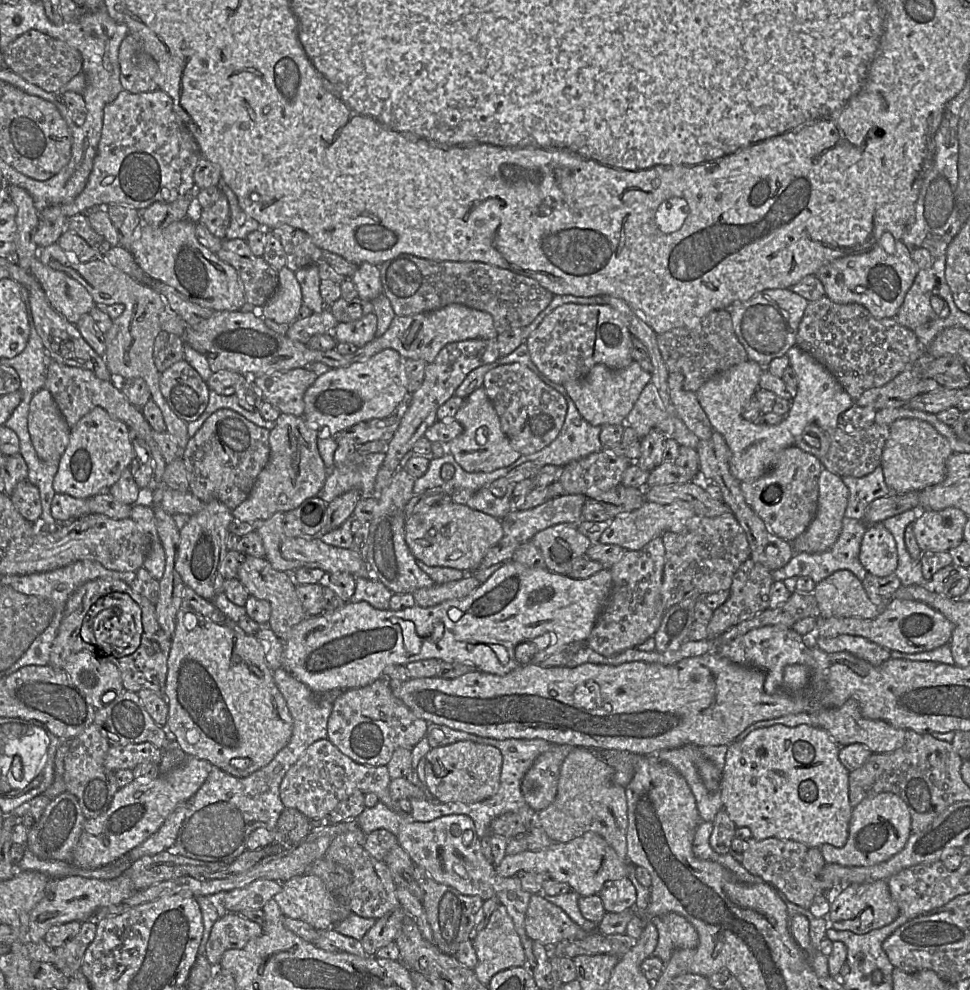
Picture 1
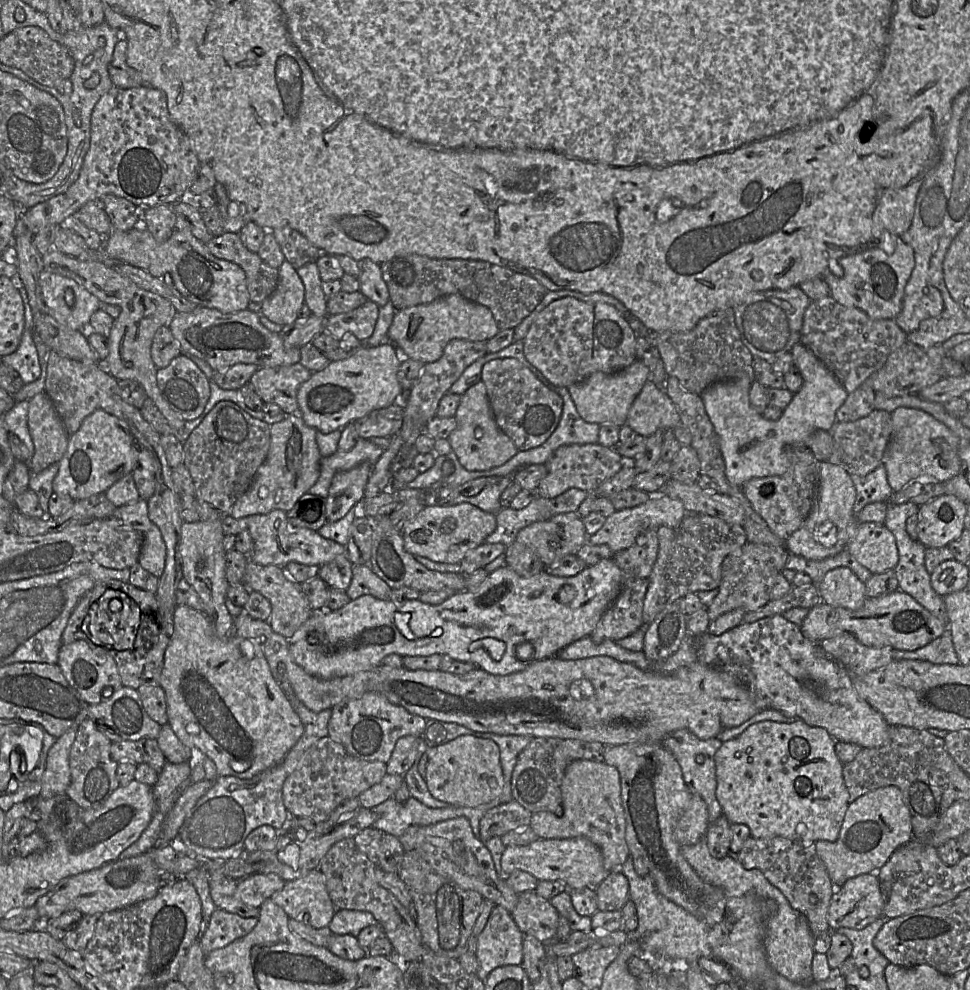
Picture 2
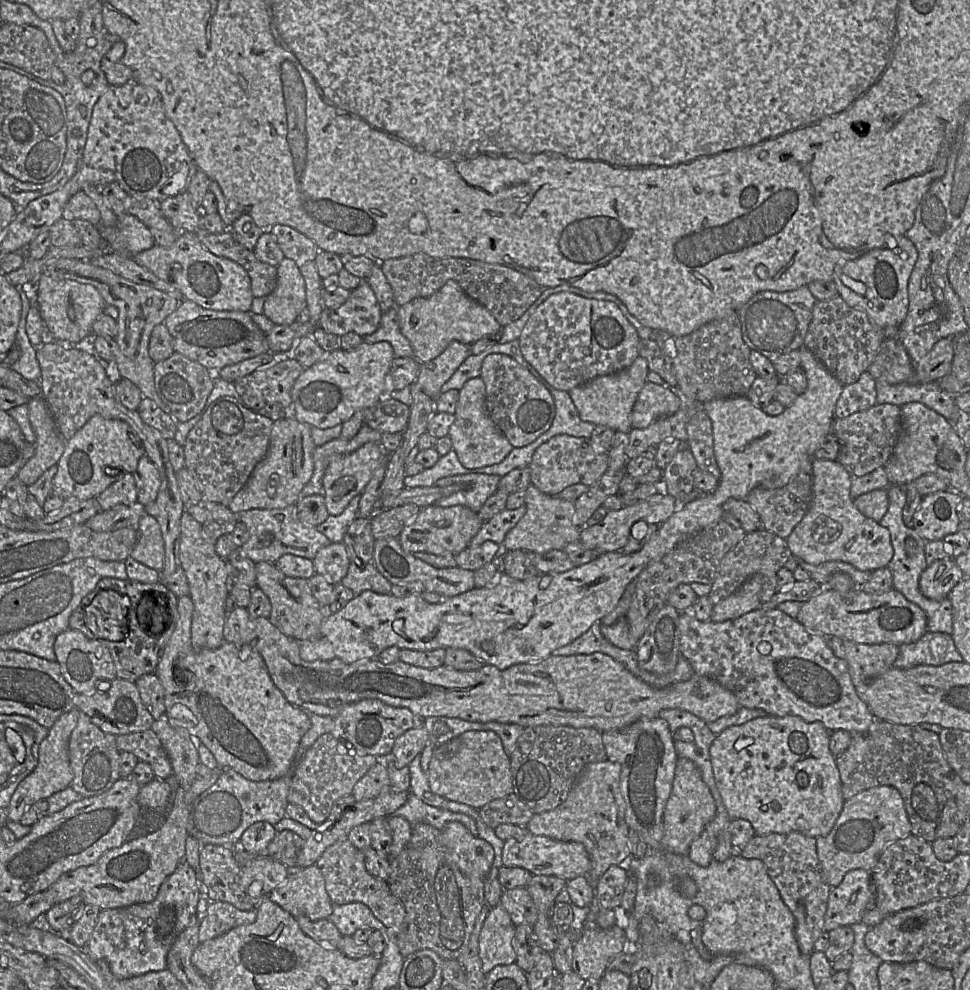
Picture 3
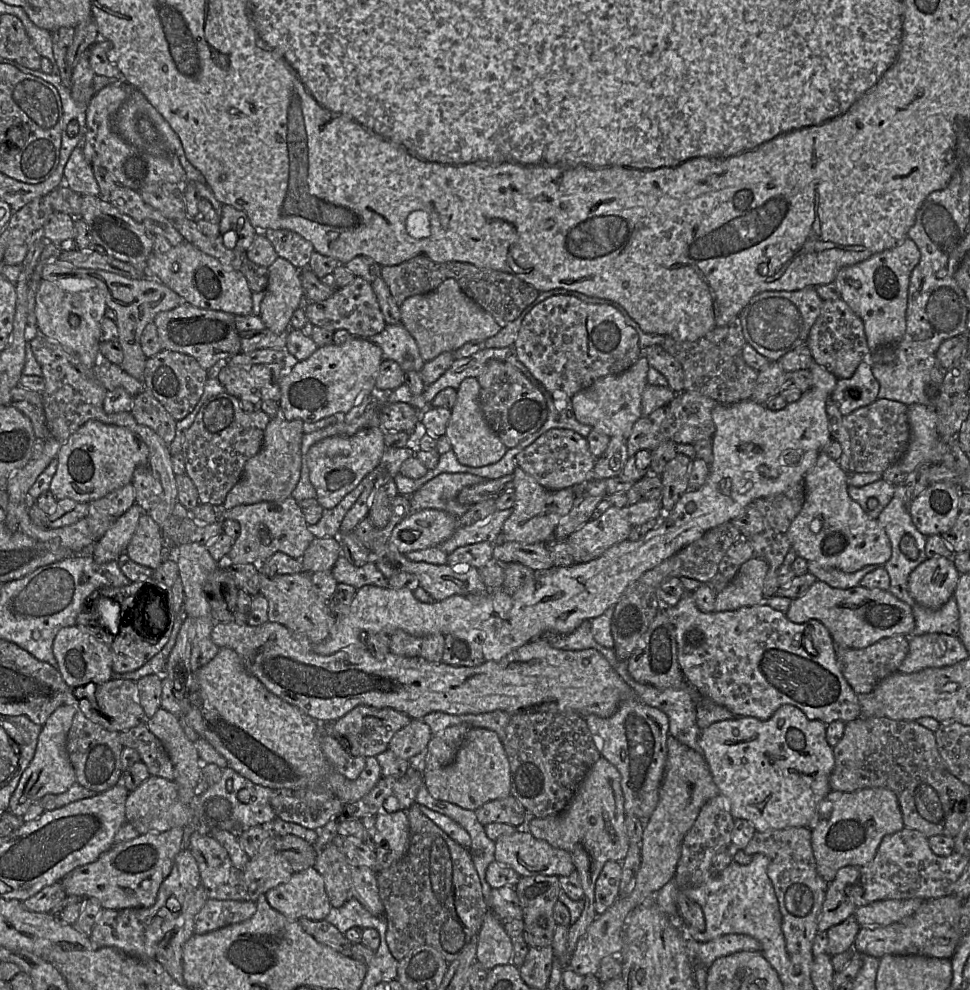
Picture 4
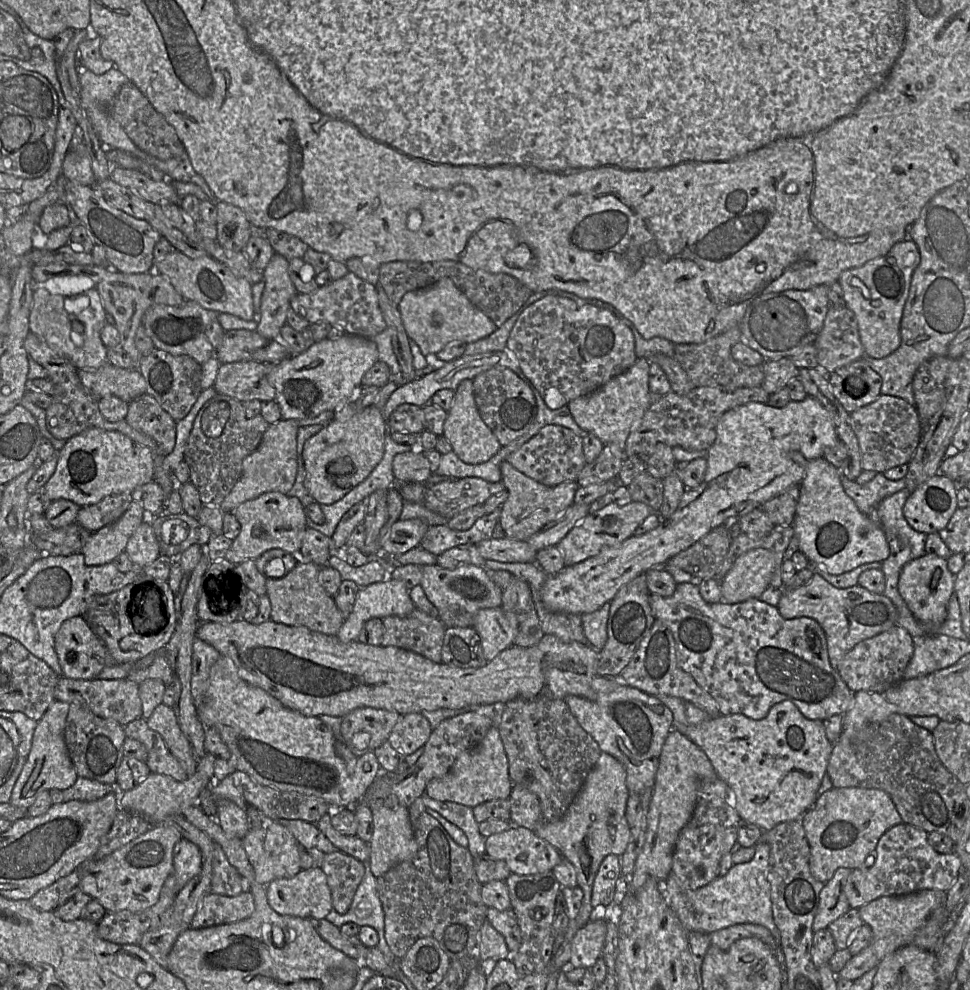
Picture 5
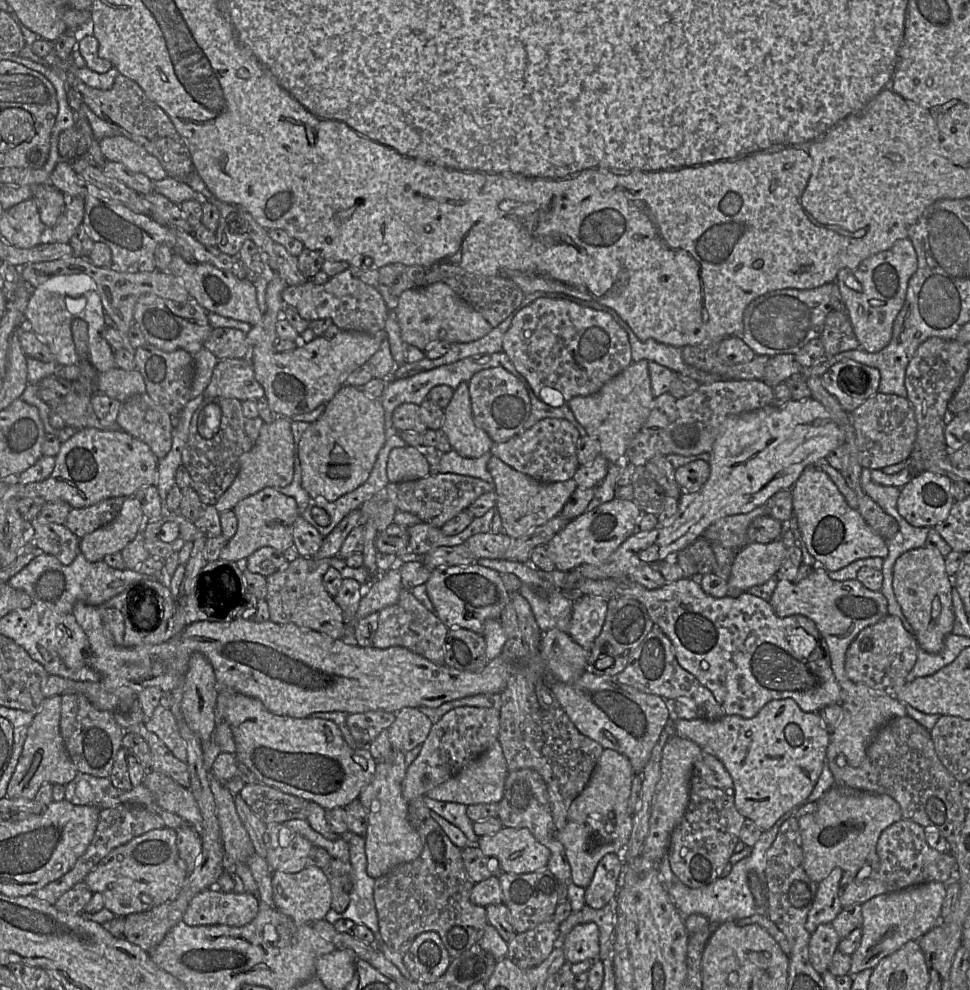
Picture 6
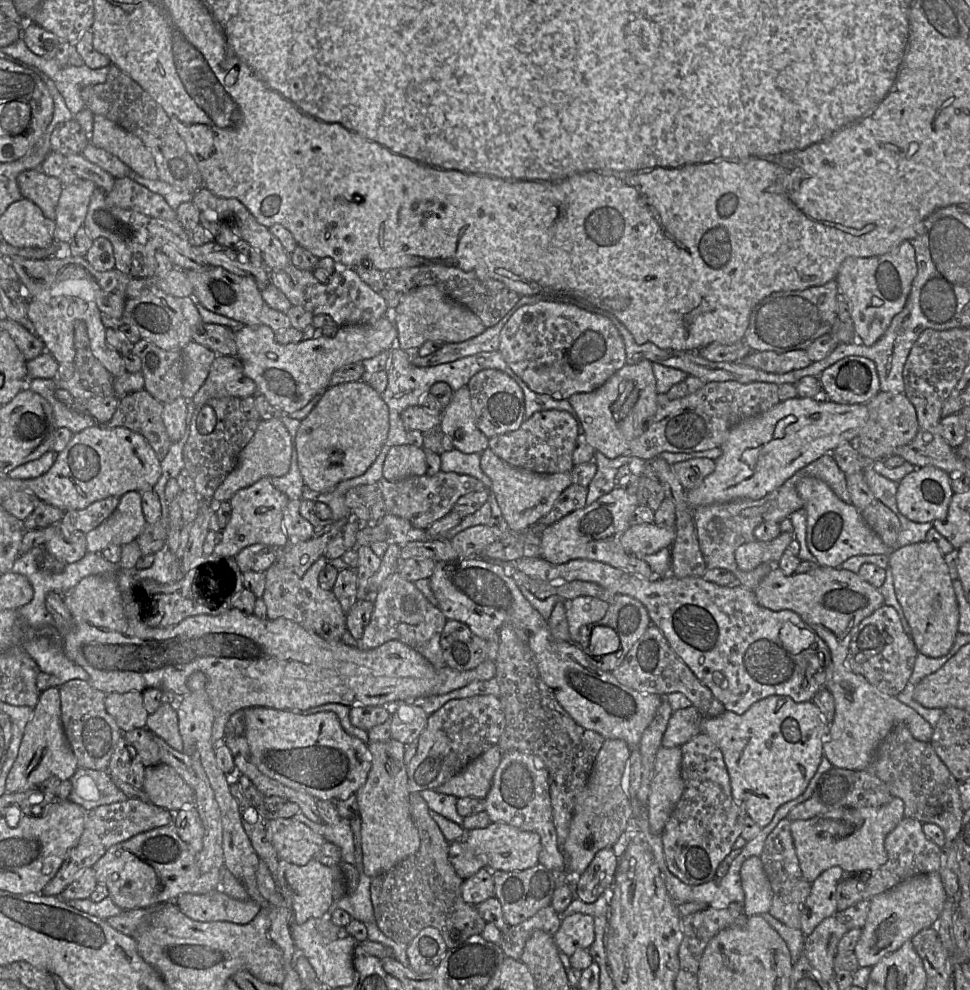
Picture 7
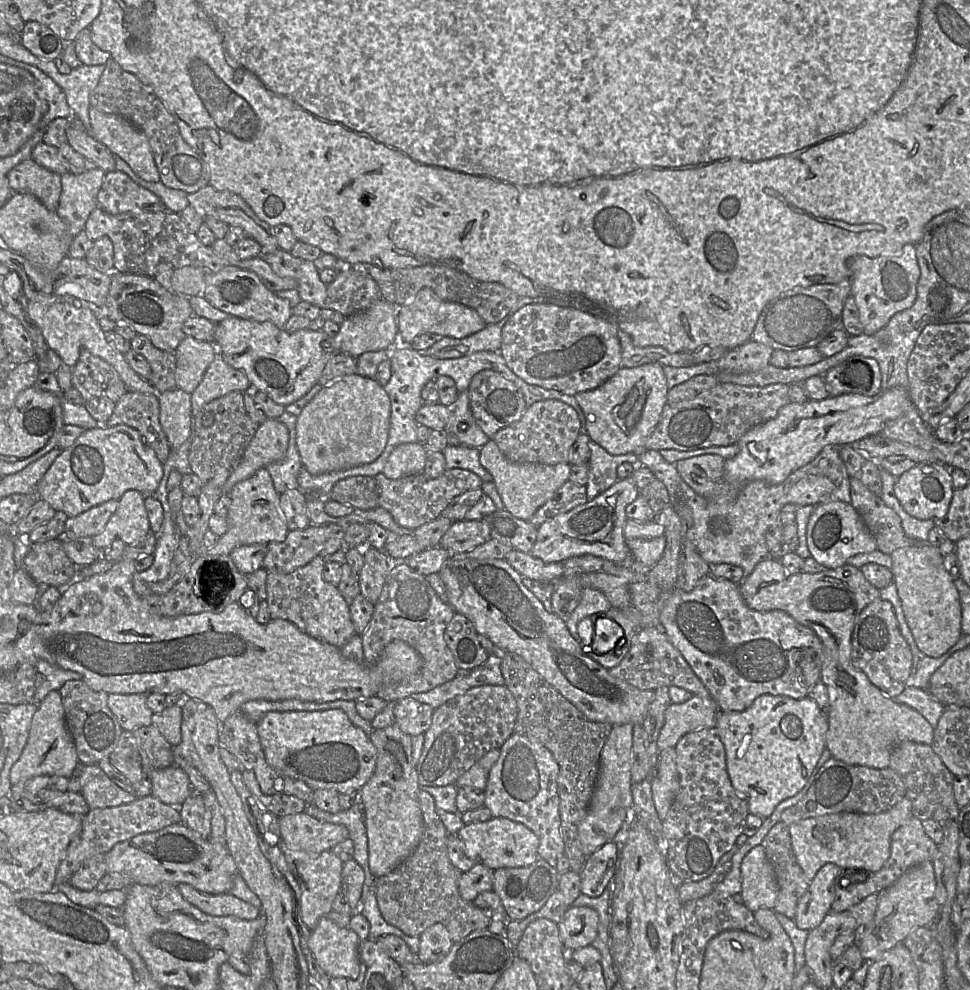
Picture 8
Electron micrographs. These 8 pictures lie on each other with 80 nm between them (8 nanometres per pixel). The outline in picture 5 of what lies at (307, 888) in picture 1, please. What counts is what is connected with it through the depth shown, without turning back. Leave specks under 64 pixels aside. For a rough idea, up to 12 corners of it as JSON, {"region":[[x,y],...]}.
{"region":[[318,867],[267,885],[281,915],[324,919],[333,909]]}

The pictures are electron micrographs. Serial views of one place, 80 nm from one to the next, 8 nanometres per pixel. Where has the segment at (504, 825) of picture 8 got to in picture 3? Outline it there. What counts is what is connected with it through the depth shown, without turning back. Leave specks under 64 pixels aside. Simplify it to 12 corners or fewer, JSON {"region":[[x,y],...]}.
{"region":[[532,833],[504,841],[502,864],[565,881],[591,866],[582,843]]}

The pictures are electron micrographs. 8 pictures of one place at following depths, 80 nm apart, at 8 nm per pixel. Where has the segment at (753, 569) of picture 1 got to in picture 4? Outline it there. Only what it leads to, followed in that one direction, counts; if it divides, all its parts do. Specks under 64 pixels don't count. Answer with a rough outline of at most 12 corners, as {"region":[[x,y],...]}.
{"region":[[767,528],[730,546],[708,583],[718,594],[751,558],[769,569],[763,597],[780,589],[778,571],[791,548],[786,533]]}

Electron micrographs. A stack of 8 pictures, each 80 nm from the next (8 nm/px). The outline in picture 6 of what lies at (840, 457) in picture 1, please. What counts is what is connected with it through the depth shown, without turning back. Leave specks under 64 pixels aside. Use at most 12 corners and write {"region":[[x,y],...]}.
{"region":[[877,392],[852,412],[862,468],[907,460],[907,397]]}

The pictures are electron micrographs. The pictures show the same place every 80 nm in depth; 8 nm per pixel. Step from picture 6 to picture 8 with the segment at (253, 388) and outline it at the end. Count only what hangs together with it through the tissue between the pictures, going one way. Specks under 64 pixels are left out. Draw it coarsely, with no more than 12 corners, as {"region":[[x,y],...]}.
{"region":[[217,353],[191,393],[193,419],[210,401],[244,393],[246,374]]}

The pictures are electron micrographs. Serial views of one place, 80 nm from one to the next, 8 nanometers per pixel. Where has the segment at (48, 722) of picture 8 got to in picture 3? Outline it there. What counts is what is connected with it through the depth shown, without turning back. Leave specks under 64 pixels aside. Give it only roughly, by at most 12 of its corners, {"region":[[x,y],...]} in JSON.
{"region":[[81,711],[61,715],[41,742],[38,763],[14,792],[5,817],[68,788],[68,743]]}

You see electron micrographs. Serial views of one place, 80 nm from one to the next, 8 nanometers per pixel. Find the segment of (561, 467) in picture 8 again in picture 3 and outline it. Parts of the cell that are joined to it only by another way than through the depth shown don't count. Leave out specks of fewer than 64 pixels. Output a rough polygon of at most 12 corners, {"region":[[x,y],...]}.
{"region":[[525,489],[507,550],[544,553],[579,541],[574,503]]}

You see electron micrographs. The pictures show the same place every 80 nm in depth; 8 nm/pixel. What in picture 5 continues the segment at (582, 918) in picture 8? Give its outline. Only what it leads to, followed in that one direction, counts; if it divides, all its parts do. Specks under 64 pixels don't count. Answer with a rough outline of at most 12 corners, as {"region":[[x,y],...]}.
{"region":[[606,919],[590,921],[572,941],[570,966],[591,970],[602,957]]}

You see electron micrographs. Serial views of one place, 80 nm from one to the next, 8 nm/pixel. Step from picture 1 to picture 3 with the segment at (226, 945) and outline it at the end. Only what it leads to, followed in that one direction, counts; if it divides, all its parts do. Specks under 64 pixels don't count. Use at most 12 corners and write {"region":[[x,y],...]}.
{"region":[[209,902],[199,922],[199,943],[252,924],[255,909]]}

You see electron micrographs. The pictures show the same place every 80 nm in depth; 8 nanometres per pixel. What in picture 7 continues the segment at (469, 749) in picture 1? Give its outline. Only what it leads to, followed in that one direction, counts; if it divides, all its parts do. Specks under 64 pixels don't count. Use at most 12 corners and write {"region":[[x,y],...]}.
{"region":[[495,745],[435,788],[485,799],[503,756]]}

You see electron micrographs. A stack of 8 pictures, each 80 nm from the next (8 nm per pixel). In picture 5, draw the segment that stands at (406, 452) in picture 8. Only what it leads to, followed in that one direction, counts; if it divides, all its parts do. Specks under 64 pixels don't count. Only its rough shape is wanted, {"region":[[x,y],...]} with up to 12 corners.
{"region":[[418,446],[395,455],[402,482],[425,482],[432,474]]}

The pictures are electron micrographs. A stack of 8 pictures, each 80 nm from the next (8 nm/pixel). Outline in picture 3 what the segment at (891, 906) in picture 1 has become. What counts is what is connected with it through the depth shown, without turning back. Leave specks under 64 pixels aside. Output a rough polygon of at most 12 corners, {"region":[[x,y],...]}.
{"region":[[846,873],[831,889],[823,931],[861,923],[874,907],[870,873]]}

